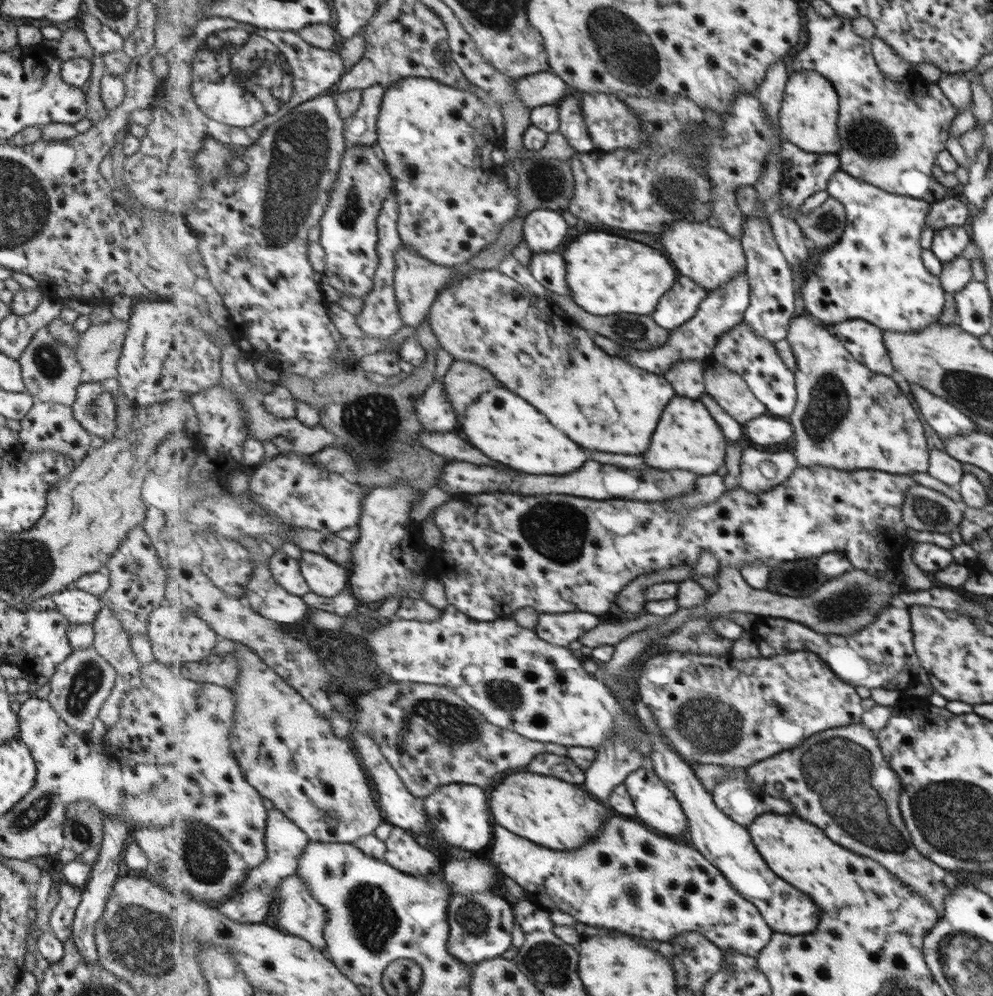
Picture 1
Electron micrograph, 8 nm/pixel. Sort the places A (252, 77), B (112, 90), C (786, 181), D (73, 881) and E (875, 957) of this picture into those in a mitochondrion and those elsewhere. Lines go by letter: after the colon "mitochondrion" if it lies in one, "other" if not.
A: mitochondrion
B: other
C: other
D: other
E: other

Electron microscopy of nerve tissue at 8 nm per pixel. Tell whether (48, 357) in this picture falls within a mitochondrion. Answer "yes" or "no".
yes

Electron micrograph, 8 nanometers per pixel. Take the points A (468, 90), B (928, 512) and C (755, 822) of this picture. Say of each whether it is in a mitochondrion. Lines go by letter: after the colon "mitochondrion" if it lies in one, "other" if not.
A: other
B: mitochondrion
C: other

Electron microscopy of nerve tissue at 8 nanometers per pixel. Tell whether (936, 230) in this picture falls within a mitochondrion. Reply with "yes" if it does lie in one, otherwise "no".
no

